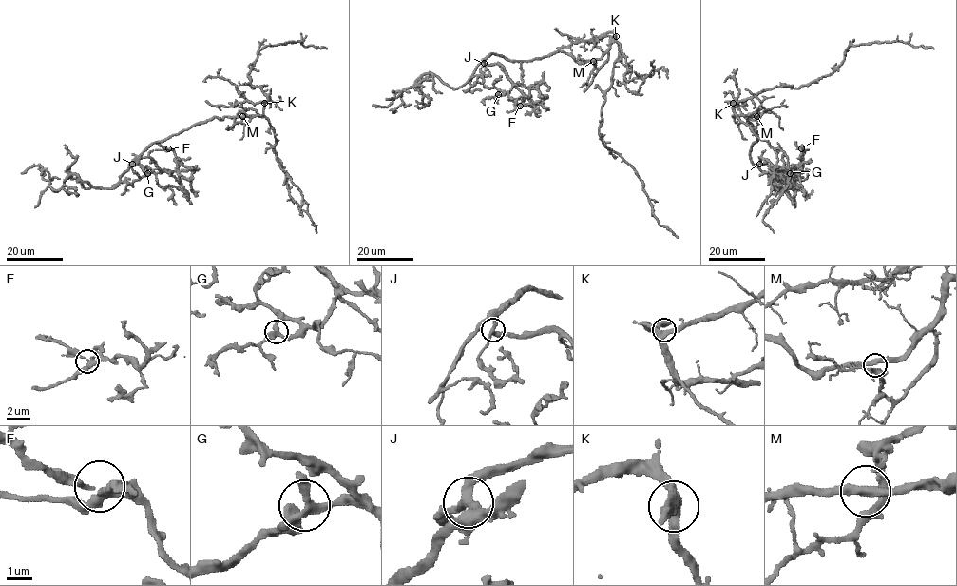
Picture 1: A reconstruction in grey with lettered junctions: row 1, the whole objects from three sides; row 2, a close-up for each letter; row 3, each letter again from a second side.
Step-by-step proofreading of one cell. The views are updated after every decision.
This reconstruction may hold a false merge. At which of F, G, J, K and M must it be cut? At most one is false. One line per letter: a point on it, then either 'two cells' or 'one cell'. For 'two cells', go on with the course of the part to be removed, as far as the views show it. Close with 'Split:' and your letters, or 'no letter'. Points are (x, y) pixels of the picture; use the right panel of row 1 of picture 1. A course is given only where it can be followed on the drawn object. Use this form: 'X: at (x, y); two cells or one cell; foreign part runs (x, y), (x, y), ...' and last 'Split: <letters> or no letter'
F: at (801, 148); one cell
G: at (790, 173); one cell
J: at (759, 164); one cell
K: at (733, 103); one cell
M: at (756, 116); one cell
Split: no letter

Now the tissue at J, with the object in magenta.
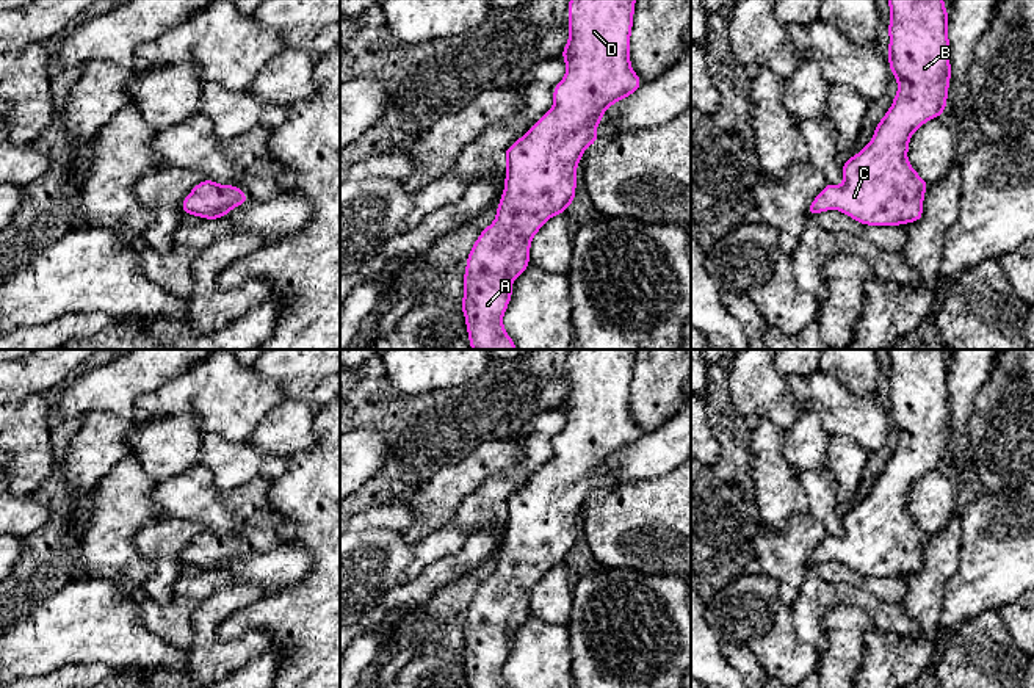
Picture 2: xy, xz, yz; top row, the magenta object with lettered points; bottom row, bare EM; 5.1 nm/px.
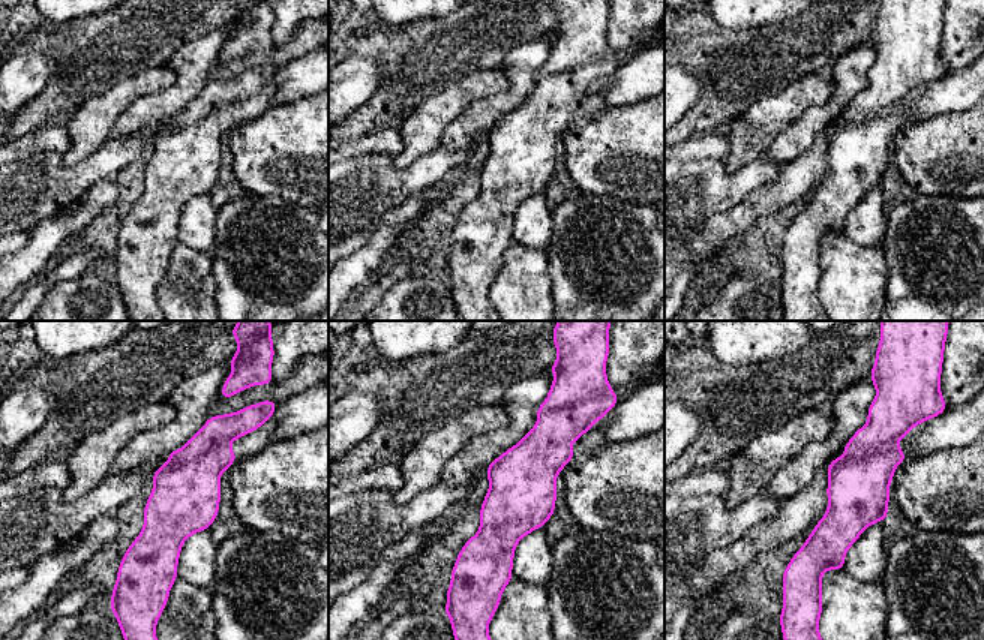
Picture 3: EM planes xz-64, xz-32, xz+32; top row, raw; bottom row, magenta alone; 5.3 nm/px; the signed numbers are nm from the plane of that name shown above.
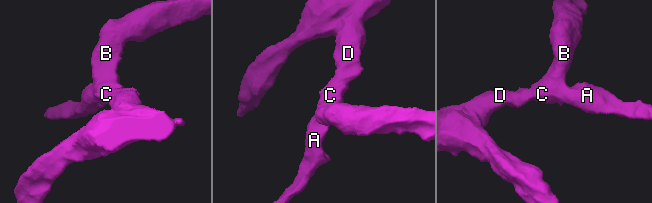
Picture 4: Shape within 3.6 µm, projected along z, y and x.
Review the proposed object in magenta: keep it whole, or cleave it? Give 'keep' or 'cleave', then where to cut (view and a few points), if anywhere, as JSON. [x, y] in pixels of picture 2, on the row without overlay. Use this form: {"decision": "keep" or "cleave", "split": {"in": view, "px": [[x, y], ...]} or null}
{"decision": "keep", "split": null}

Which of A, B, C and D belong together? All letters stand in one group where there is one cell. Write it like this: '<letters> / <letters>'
A B C D

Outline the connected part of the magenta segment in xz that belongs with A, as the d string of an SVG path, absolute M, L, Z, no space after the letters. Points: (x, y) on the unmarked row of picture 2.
M570 349L570 387L559 404L566 411L566 426L553 439L553 458L504 503L504 542L497 558L497 567L476 589L464 624L464 650L461 660L465 668L468 688L509 688L503 677L503 666L512 647L512 632L530 617L531 589L551 569L564 564L575 553L577 517L583 503L598 492L597 476L605 462L631 447L642 436L630 414L630 387L633 379L636 349Z

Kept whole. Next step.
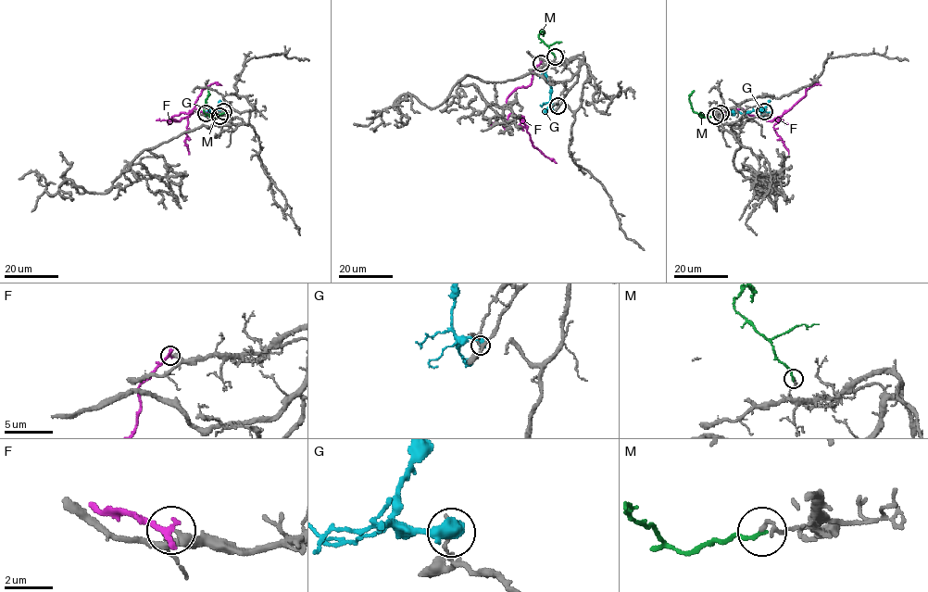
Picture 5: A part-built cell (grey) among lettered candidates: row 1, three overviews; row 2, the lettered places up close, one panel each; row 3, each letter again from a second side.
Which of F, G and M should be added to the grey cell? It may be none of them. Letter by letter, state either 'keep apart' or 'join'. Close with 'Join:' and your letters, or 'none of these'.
F: keep apart
G: keep apart
M: keep apart
Join: none of these

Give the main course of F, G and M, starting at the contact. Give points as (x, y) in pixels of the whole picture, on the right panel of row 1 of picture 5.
F: (721, 113), (743, 108), (746, 113), (771, 121), (790, 109), (815, 83), (821, 85)
G: (764, 111), (731, 113), (735, 111)
M: (715, 116), (705, 118), (695, 112), (689, 99), (694, 91)

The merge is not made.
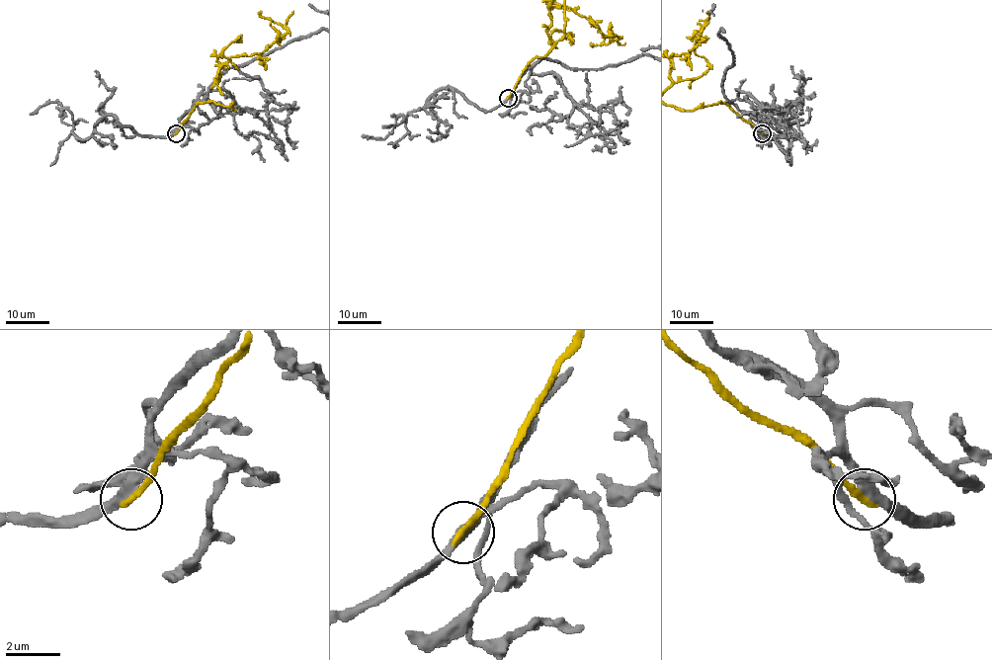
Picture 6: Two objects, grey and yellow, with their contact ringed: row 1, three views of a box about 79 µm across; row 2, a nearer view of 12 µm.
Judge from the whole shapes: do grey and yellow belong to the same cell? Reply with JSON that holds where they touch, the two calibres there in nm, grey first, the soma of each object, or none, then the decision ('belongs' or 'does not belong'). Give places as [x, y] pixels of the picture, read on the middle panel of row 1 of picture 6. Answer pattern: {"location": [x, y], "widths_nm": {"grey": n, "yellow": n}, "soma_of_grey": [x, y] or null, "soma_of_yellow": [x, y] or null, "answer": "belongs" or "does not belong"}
{"location": [508, 98], "widths_nm": {"grey": 360, "yellow": 260}, "soma_of_grey": null, "soma_of_yellow": null, "answer": "does not belong"}

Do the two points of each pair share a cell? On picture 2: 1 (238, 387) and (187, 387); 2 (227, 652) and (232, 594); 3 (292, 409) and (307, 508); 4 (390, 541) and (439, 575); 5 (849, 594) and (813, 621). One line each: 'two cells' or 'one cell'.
1: one cell
2: one cell
3: two cells
4: two cells
5: one cell

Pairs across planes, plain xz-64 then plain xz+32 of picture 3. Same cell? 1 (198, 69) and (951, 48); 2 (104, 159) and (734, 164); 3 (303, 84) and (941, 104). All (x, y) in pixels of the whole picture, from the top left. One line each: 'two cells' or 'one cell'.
1: two cells
2: two cells
3: one cell

